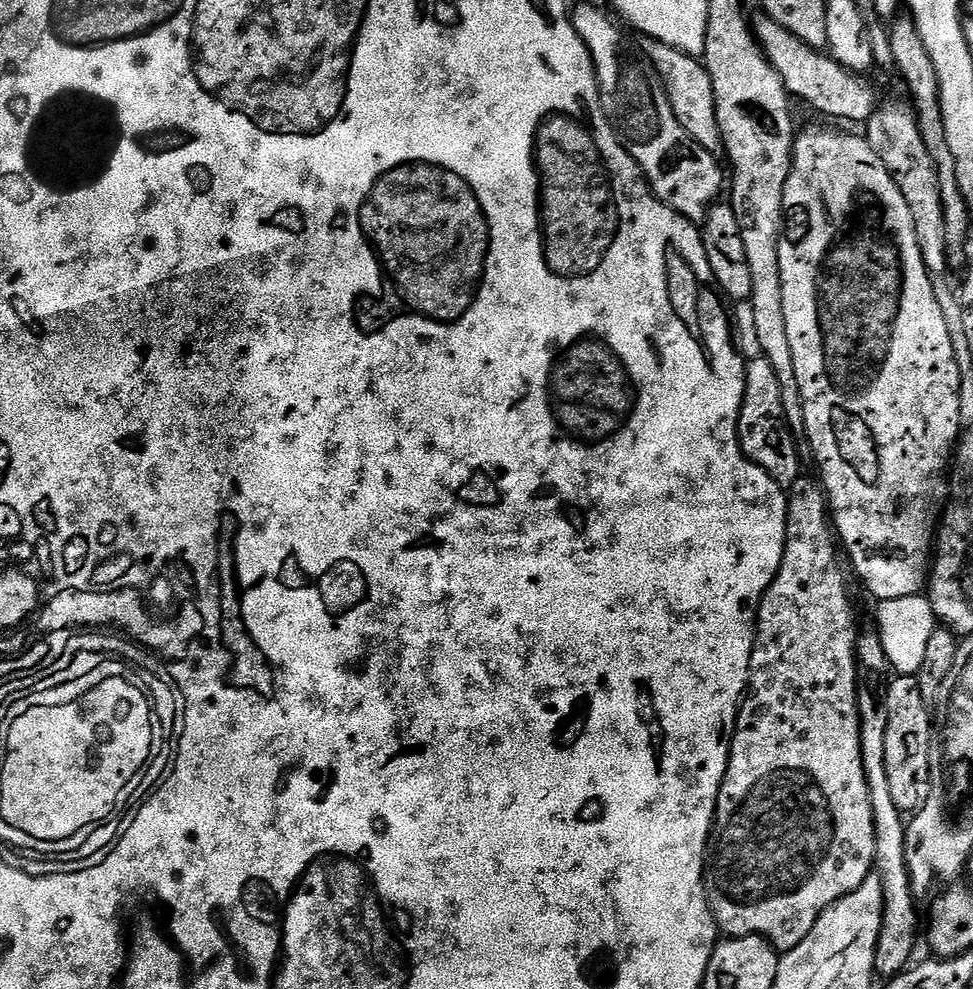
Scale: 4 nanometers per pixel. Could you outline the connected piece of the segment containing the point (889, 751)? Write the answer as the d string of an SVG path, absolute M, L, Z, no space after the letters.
M896 676L892 678L892 682L886 688L886 710L888 711L888 721L886 722L886 774L890 781L890 794L894 798L894 806L898 806L898 810L905 814L915 814L922 810L922 806L926 806L926 798L930 798L932 793L932 749L934 747L934 716L928 713L928 704L924 701L926 692L920 686L916 676Z

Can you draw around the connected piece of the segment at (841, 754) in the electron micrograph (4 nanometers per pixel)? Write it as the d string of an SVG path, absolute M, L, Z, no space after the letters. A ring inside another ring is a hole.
M802 474L795 480L795 482L793 482L792 487L787 489L786 495L788 497L788 525L786 526L784 553L782 554L782 562L780 563L778 574L772 579L772 585L770 585L764 592L764 597L760 603L760 609L756 615L756 641L754 642L754 650L752 651L752 657L750 658L748 691L740 705L740 713L736 719L736 733L732 736L732 748L728 751L728 765L726 766L726 774L724 775L724 781L722 782L720 793L718 794L716 818L712 826L712 834L710 837L710 844L712 847L710 852L710 863L707 865L706 875L704 877L704 888L708 892L708 905L712 907L712 913L716 919L717 929L719 929L725 937L761 936L771 942L771 944L781 953L786 953L794 946L798 946L798 942L802 942L802 938L806 938L806 934L810 934L810 930L814 930L814 922L818 922L818 918L830 907L831 904L838 902L842 898L846 898L846 894L858 890L858 886L862 886L862 882L866 882L866 878L873 875L874 865L876 863L874 814L872 813L872 807L870 806L870 790L866 786L866 770L862 770L860 711L858 710L858 702L856 701L856 694L858 691L858 683L856 684L856 672L858 673L858 665L856 662L856 637L858 635L858 627L856 628L856 612L852 609L852 596L848 593L848 580L843 576L844 568L840 565L841 553L838 551L838 537L830 519L828 497L819 479L813 478L813 480L811 480L811 478L808 477L808 474Z

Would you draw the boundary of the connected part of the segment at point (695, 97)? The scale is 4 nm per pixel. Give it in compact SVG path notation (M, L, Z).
M645 39L642 47L644 55L654 66L662 86L666 90L669 102L672 103L674 118L706 150L717 154L724 152L722 130L718 126L718 114L714 106L714 82L710 82L710 74L704 69L703 63L697 57L687 56L682 50L674 46L666 46L666 42Z

